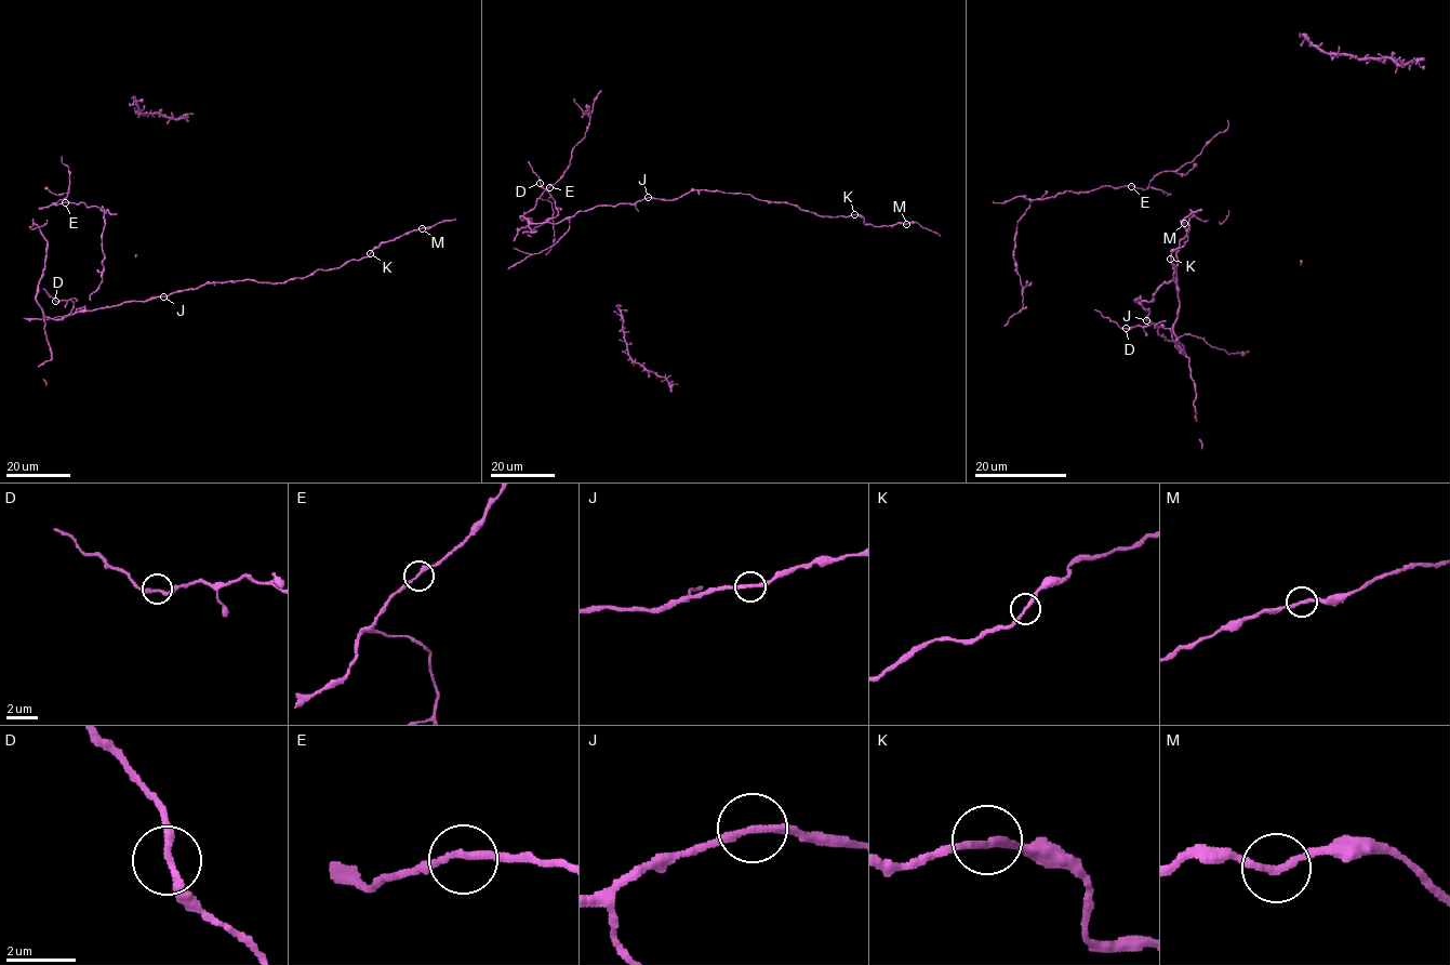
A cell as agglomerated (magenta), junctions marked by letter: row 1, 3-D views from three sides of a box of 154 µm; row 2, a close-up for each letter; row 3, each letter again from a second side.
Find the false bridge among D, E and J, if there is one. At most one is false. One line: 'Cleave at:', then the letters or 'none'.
Cleave at: none

